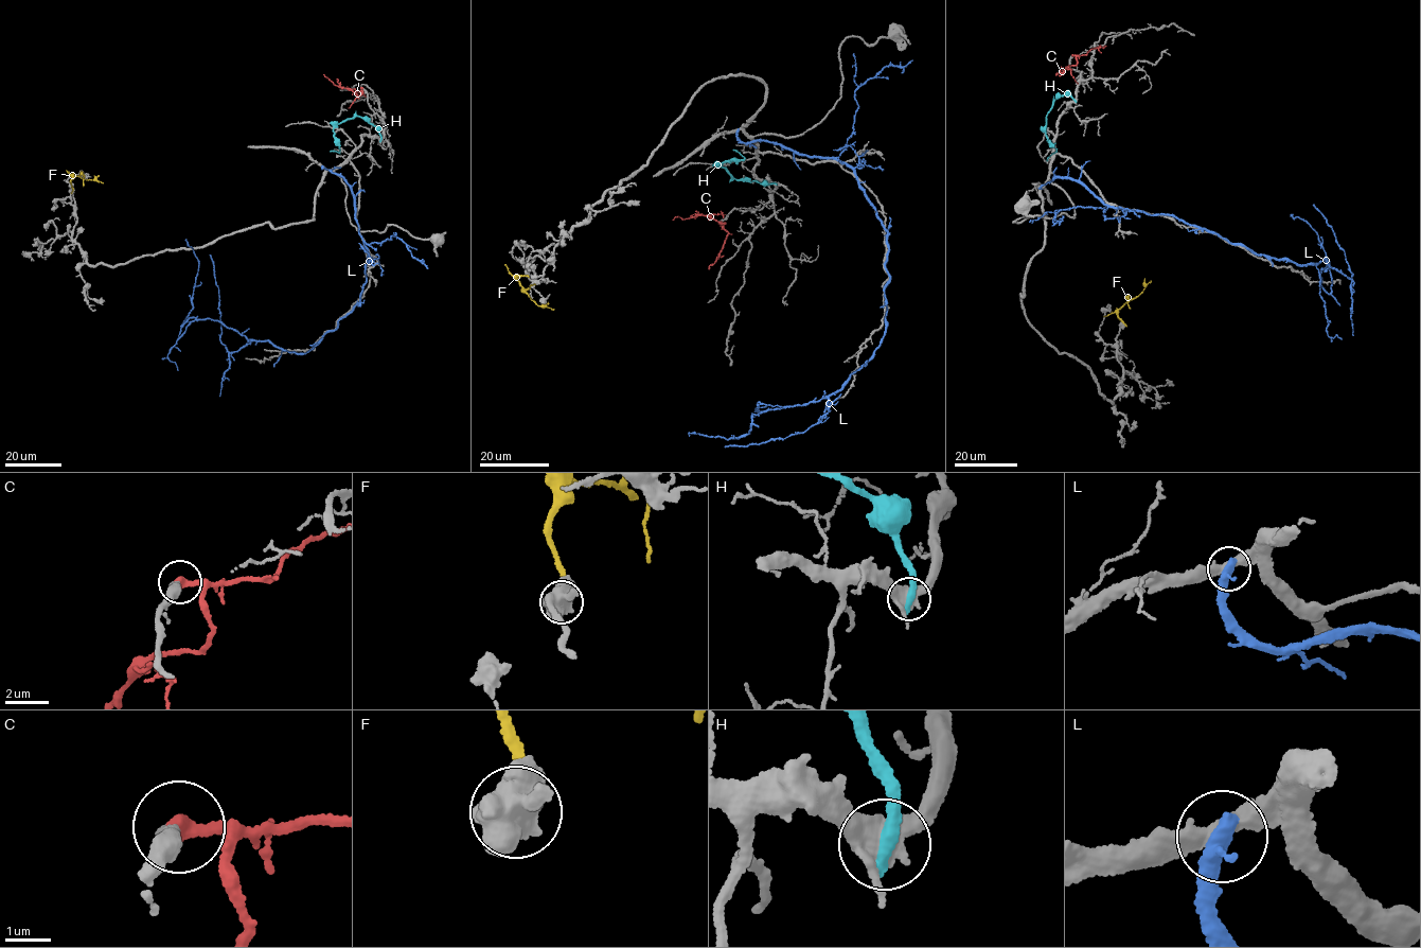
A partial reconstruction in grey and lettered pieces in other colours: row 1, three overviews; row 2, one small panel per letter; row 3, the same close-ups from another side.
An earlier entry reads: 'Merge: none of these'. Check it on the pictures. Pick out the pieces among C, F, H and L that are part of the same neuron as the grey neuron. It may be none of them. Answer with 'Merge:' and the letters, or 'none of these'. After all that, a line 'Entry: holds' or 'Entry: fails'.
Merge: C
Entry: fails

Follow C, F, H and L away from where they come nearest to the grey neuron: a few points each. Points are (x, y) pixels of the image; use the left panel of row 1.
C: (361, 88), (362, 93), (355, 94), (334, 85), (323, 74)
F: (72, 191), (73, 175), (103, 182)
H: (380, 140), (375, 126), (356, 116), (333, 128), (339, 152), (330, 151)
L: (322, 168), (350, 185), (366, 282), (307, 352), (209, 318), (181, 326), (198, 269), (185, 240)

